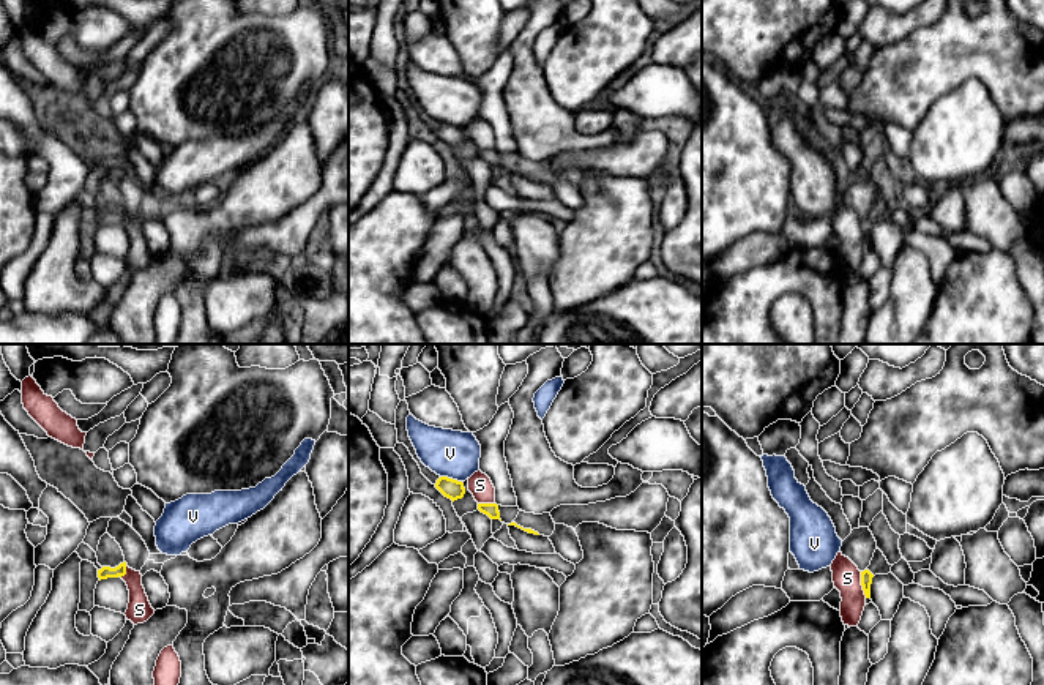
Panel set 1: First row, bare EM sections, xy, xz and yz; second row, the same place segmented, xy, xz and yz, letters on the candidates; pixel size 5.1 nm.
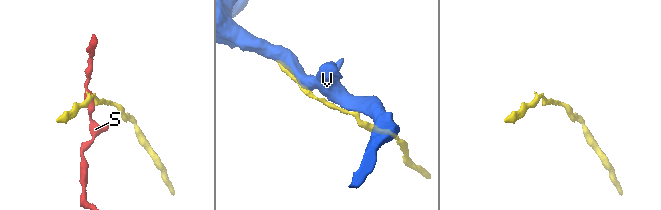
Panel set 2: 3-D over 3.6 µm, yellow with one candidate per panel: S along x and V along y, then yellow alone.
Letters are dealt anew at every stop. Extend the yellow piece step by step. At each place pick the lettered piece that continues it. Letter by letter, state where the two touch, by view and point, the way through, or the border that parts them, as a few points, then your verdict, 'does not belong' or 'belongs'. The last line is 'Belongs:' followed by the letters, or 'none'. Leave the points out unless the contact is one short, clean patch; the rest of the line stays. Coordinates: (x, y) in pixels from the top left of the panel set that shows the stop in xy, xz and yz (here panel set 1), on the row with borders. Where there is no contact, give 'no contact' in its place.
S: contact yz (861, 584); border yz (860, 572), (860, 584), (866, 597); does not belong
V: contact xz (451, 479); does not belong
Belongs: none

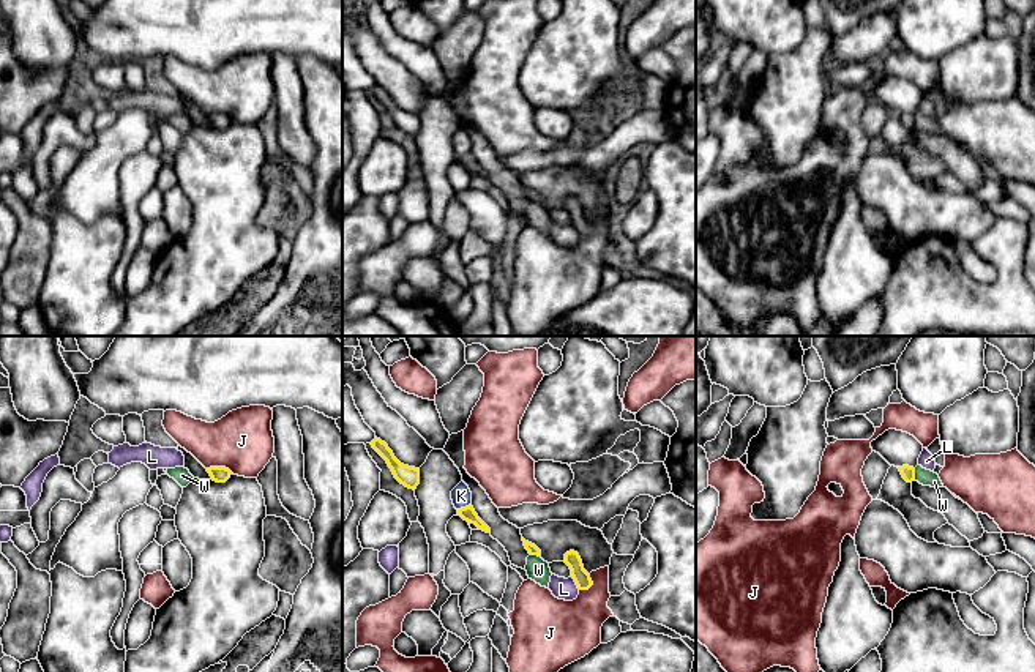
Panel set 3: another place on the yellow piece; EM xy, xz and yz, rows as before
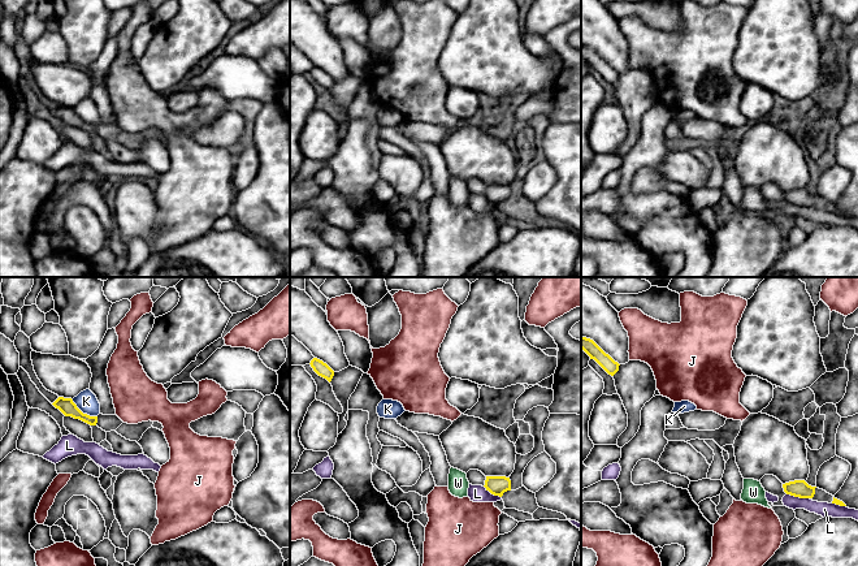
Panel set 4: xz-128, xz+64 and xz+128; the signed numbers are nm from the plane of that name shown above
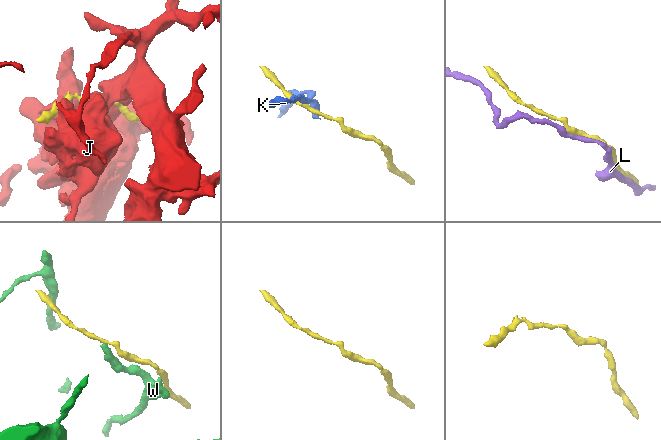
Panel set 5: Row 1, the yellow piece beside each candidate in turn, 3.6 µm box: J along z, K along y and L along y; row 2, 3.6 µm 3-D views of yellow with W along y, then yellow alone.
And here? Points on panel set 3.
J: contact xy (220, 467); border xy (207, 467), (227, 467), (232, 472); does not belong
K: contact xz (466, 507); border xz (470, 504), (458, 510); does not belong
L: contact xz (576, 584); does not belong
W: contact yz (914, 474); border yz (914, 469), (915, 478); does not belong
Belongs: none

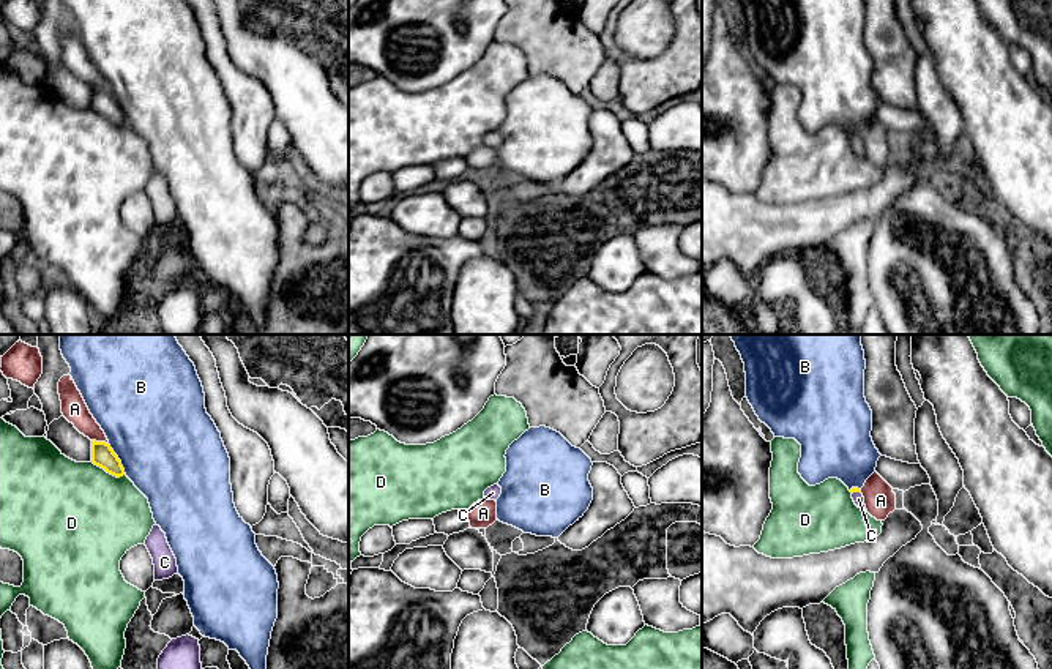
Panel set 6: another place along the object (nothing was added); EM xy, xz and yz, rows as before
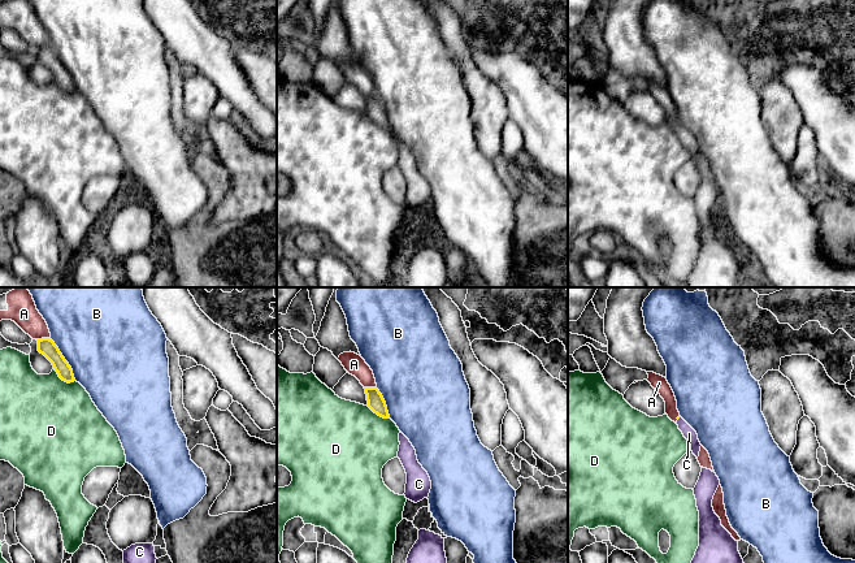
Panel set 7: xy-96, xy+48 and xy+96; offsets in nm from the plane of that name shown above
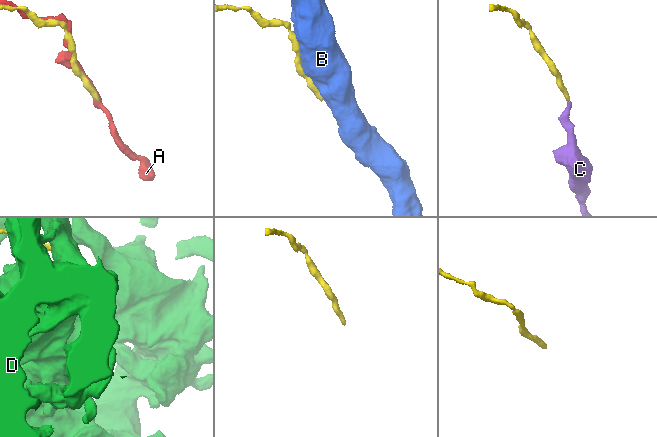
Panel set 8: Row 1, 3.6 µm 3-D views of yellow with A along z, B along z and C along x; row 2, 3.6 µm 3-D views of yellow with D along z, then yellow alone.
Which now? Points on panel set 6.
A: contact xy (100, 442); does not belong
B: contact xy (117, 458); does not belong
C: contact yz (855, 491); way yz (854, 489), (855, 491), (858, 499); belongs
D: contact xy (109, 472); does not belong
Belongs: C

